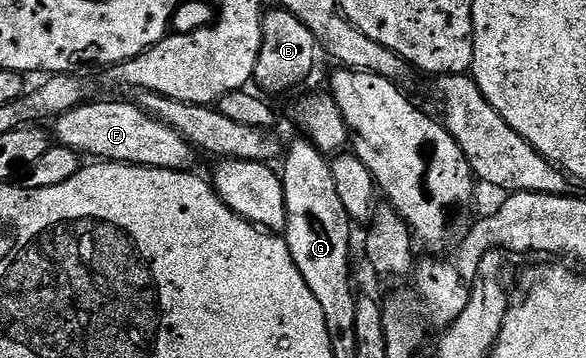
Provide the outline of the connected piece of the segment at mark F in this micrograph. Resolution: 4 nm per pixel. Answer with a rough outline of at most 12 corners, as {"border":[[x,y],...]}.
{"border":[[121,100],[52,121],[60,147],[101,162],[176,172],[195,152]]}

